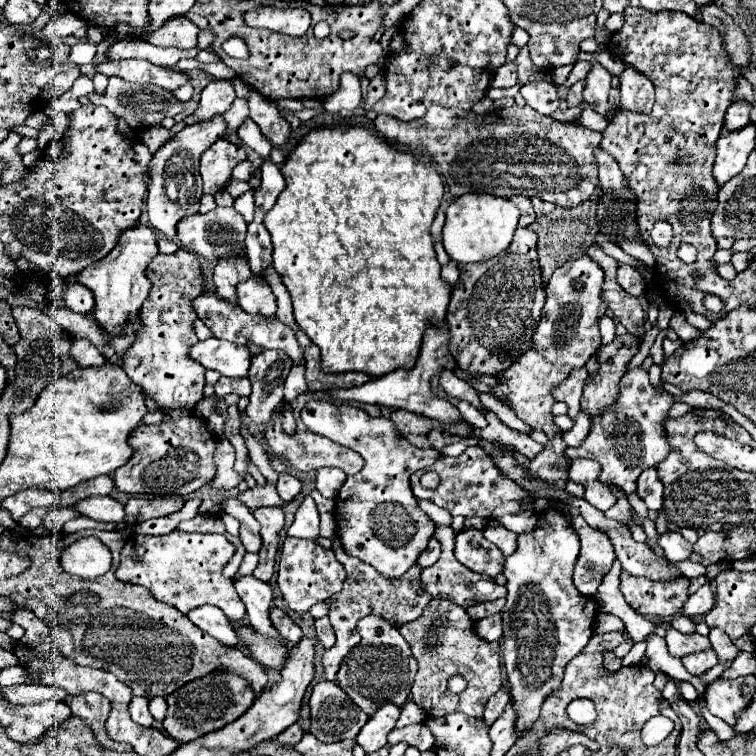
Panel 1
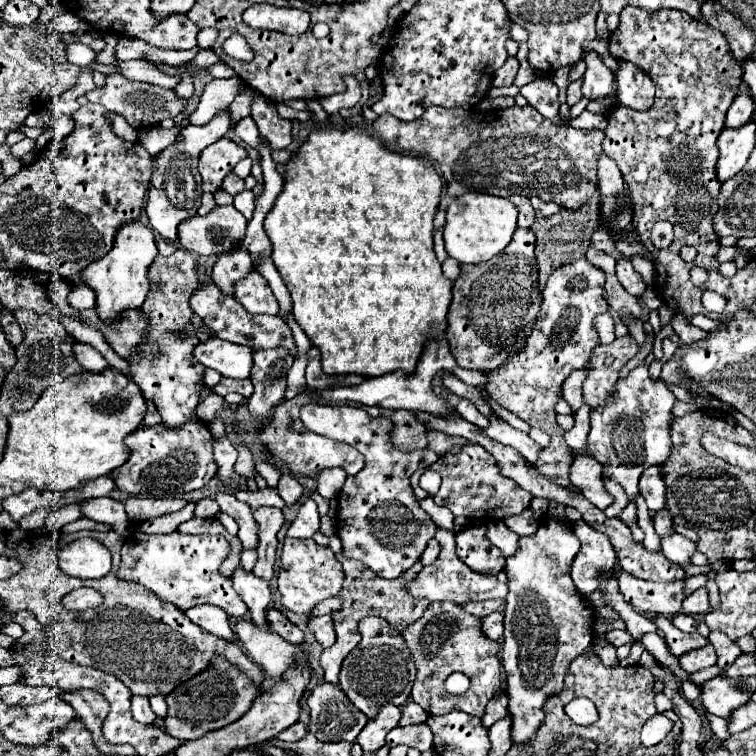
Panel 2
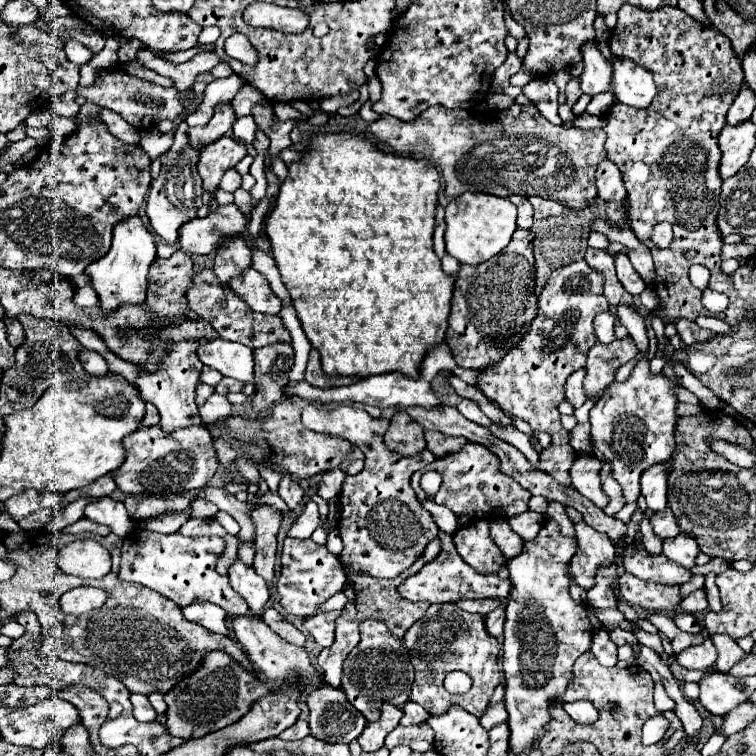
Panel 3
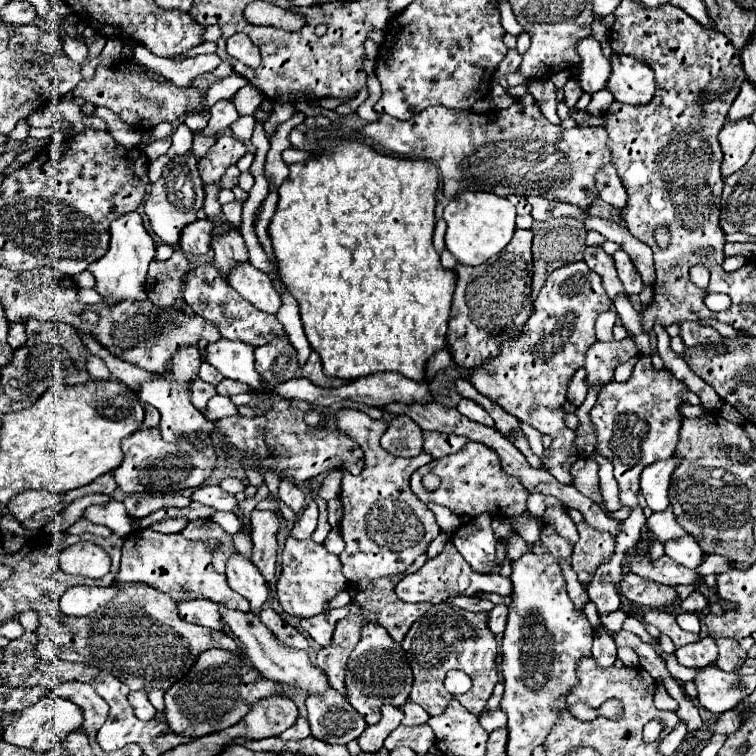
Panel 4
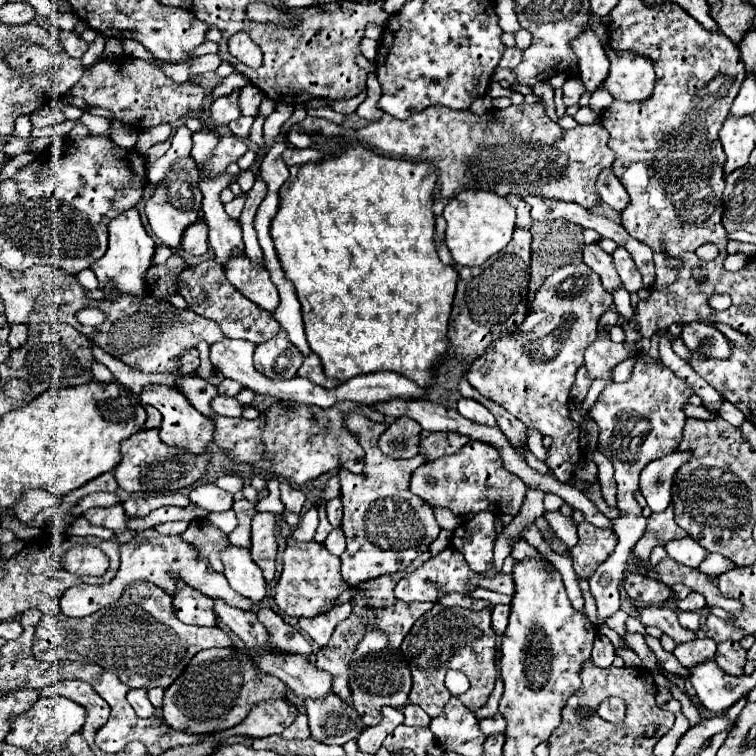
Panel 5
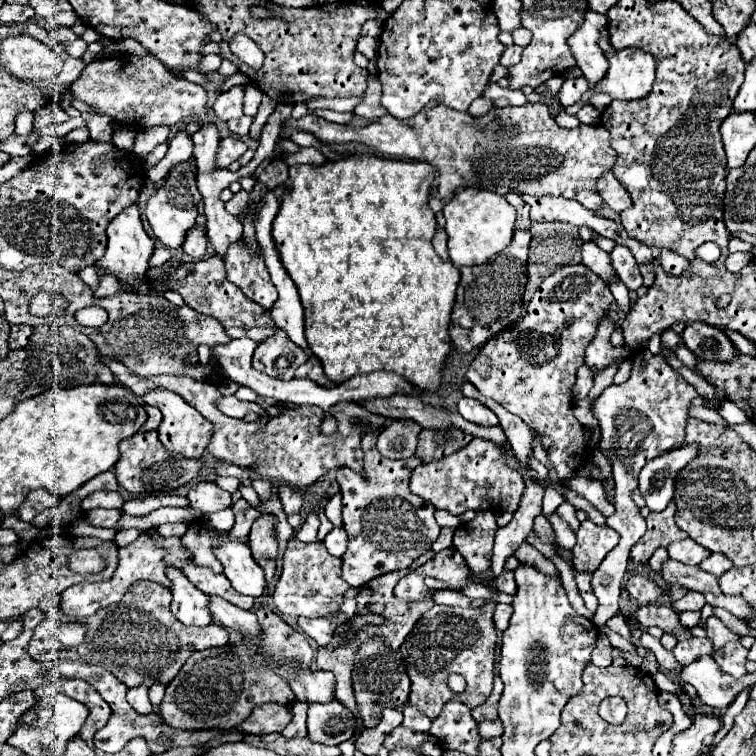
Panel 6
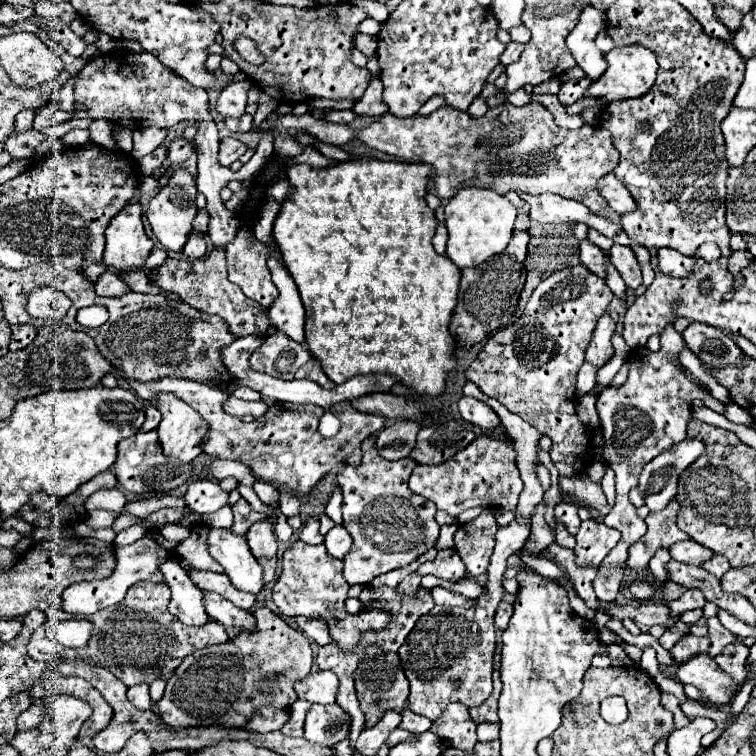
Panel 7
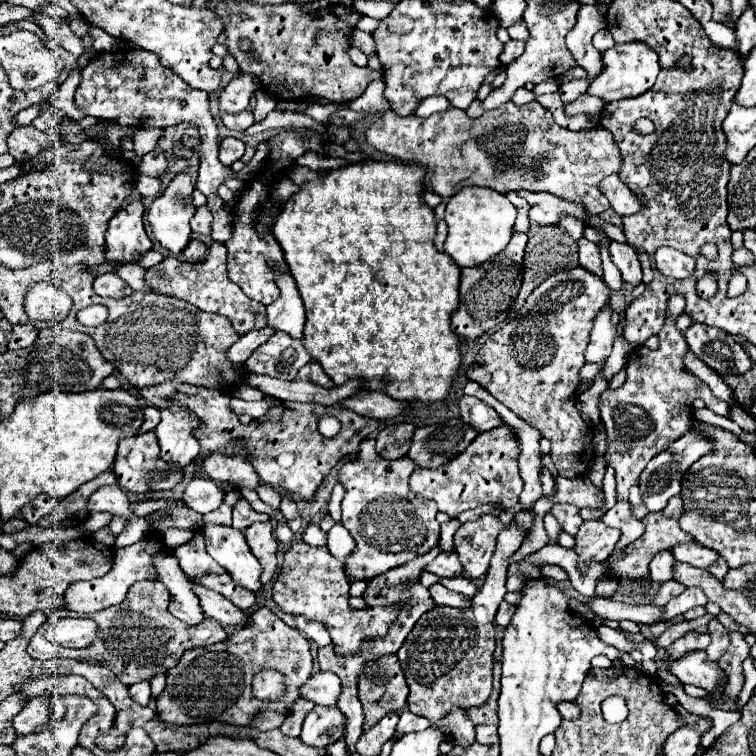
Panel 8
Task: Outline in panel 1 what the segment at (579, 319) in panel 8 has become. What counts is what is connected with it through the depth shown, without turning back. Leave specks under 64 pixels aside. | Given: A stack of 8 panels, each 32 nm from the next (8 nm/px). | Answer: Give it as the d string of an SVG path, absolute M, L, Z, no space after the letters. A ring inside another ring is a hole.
M588 256L566 262L564 266L556 268L546 286L546 304L542 310L542 320L534 334L536 348L526 352L506 372L498 374L498 378L502 380L500 386L492 386L496 396L508 398L518 418L522 418L532 428L542 430L548 436L546 448L526 464L530 478L536 478L540 482L546 482L562 490L566 484L566 468L552 468L552 464L564 460L566 444L562 440L562 432L556 428L552 420L554 400L550 390L554 388L554 384L564 380L564 376L568 376L568 368L584 366L586 360L600 348L598 320L608 310L608 306L600 298L602 284L604 284L602 268Z

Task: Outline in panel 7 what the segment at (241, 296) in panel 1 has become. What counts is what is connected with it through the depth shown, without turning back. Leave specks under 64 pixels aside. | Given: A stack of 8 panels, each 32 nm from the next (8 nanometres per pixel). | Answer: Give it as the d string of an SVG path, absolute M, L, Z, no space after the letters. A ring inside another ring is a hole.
M242 224L236 240L226 248L226 266L228 266L228 280L238 284L242 292L270 308L276 300L278 292L272 284L272 276L266 266L268 248L254 240L254 234Z

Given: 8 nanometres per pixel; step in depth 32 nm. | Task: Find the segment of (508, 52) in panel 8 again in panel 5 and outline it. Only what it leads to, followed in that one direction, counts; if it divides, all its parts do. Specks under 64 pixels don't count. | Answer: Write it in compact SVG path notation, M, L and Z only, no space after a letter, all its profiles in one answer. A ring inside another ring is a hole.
M508 48L506 52L504 52L504 58L500 60L500 68L508 68L508 70L514 70L518 64L520 64L520 60L522 60L522 52L518 50L518 48Z

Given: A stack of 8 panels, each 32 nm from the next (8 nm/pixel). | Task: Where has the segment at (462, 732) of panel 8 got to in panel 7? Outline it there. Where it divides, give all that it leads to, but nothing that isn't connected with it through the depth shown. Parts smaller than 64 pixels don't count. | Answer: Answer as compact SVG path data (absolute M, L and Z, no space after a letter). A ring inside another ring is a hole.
M460 702L448 704L440 720L436 720L430 730L436 736L440 736L440 740L446 742L448 746L464 750L464 752L474 752L474 744L478 742L476 724L470 718L468 708Z

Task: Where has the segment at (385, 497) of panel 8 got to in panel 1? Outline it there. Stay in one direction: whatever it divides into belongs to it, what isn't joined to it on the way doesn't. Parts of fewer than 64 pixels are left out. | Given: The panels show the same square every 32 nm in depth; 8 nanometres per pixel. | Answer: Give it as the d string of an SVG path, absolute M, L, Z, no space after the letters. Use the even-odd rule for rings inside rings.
M310 400L302 410L302 422L312 432L348 446L364 458L362 470L348 476L334 498L338 538L342 540L346 554L360 558L388 578L402 576L426 550L436 528L436 524L420 510L412 494L410 476L420 468L430 468L436 462L438 452L434 448L420 450L408 444L400 438L392 420L382 416L372 418L350 404Z

